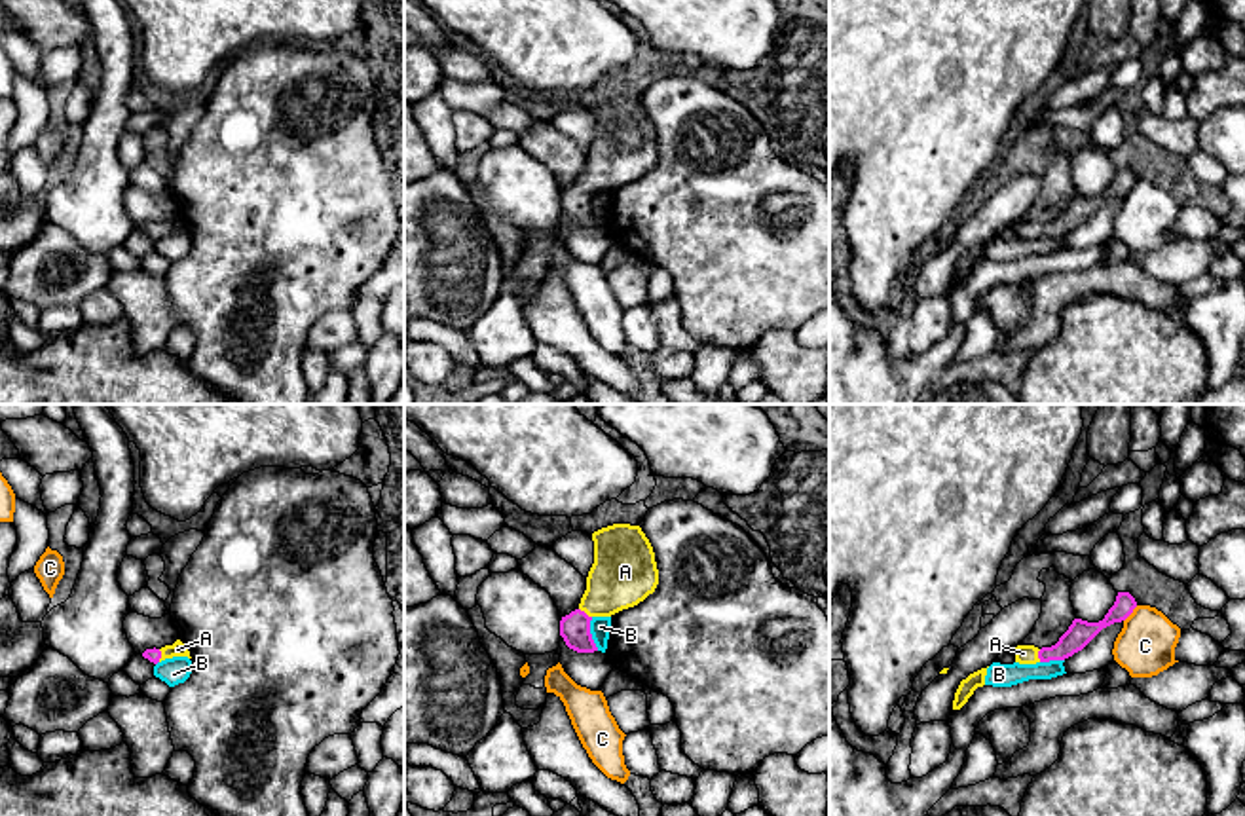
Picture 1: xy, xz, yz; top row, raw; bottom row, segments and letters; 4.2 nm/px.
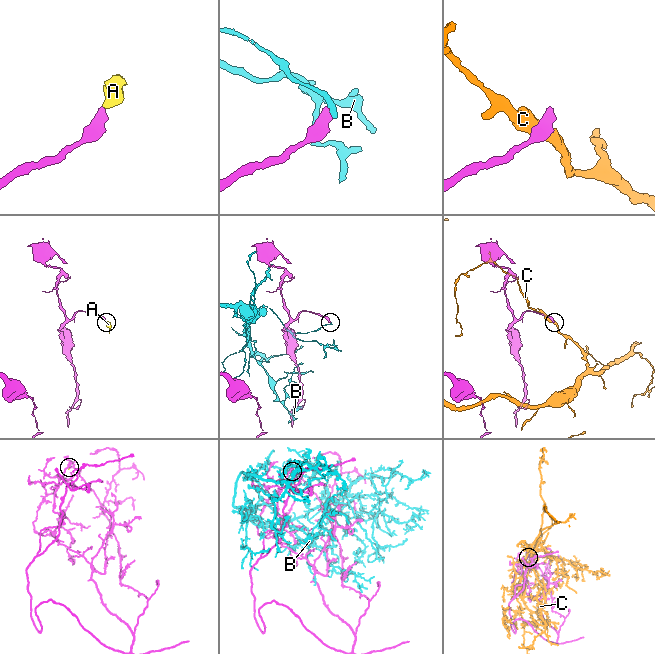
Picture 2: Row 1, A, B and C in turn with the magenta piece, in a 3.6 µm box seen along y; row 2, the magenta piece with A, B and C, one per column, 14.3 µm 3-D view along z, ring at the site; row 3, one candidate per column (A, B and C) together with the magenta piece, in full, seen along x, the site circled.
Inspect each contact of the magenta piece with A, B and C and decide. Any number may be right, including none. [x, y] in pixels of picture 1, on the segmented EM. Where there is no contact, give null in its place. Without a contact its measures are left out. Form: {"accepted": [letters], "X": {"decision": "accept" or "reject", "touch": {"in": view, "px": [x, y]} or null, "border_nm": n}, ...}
{"accepted": ["A"], "A": {"decision": "accept", "touch": {"in": "xz", "px": [583, 612]}, "border_nm": 70}, "B": {"decision": "reject", "touch": {"in": "xz", "px": [591, 634]}, "border_nm": 150}, "C": {"decision": "reject", "touch": {"in": "yz", "px": [1132, 612]}, "border_nm": 90}}

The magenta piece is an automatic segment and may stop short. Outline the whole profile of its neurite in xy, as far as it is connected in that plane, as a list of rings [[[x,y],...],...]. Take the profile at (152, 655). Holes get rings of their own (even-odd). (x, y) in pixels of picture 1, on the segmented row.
[[[177,640],[173,645],[161,647],[161,649],[156,649],[156,647],[146,649],[142,653],[142,657],[148,658],[150,662],[154,662],[154,664],[158,664],[158,662],[161,662],[165,658],[173,658],[173,657],[188,657],[188,658],[192,658],[188,647],[180,640]]]

